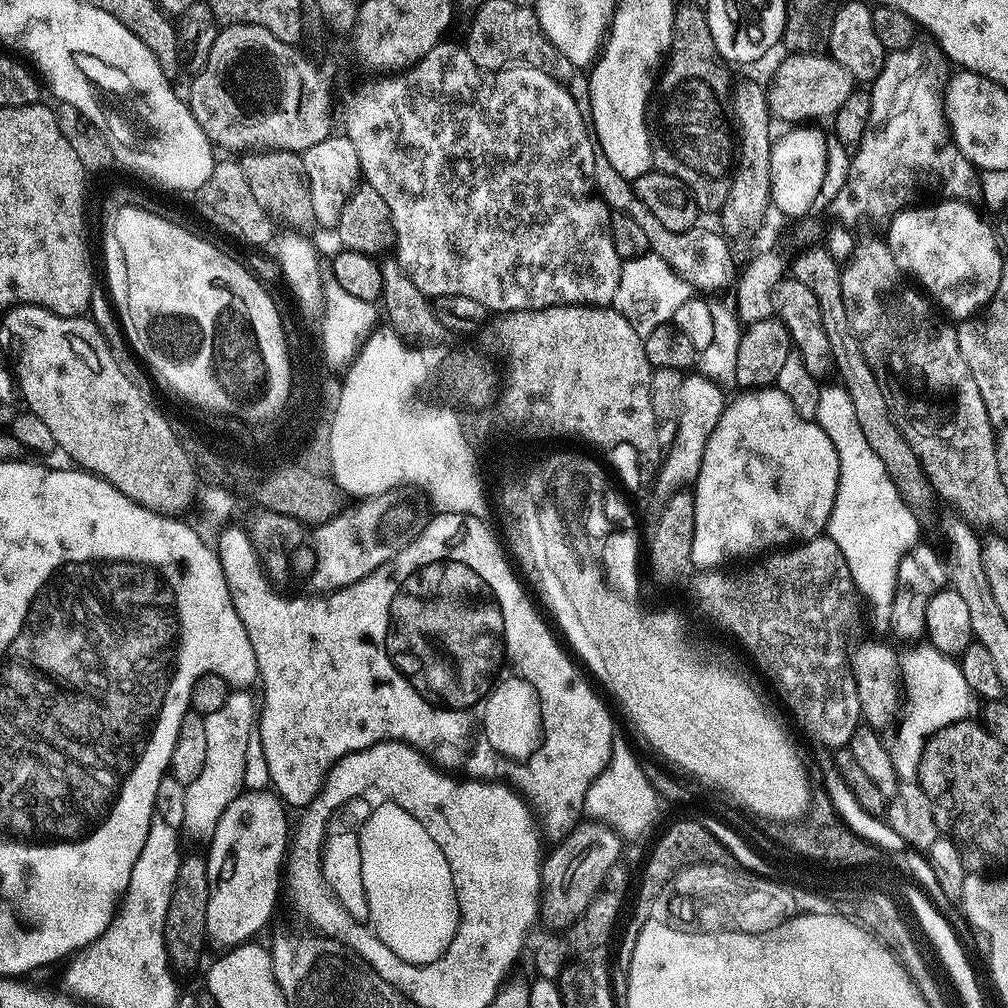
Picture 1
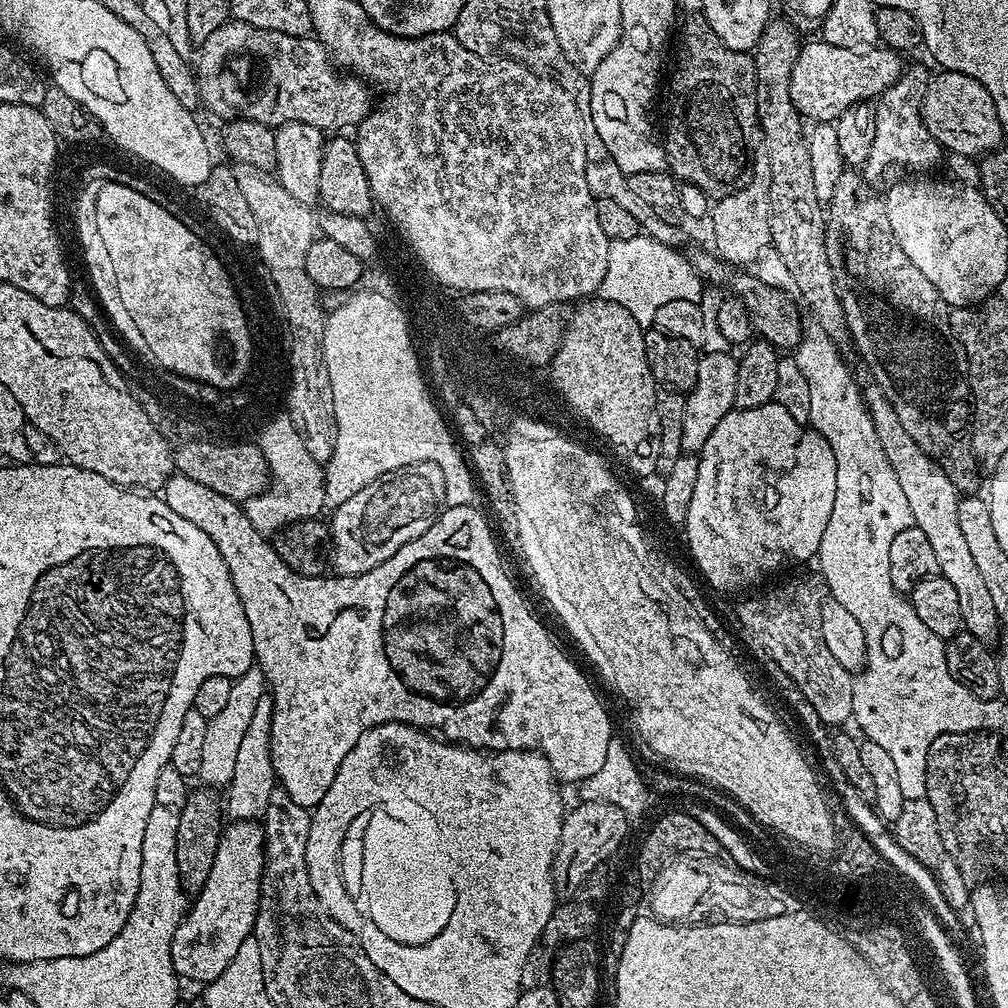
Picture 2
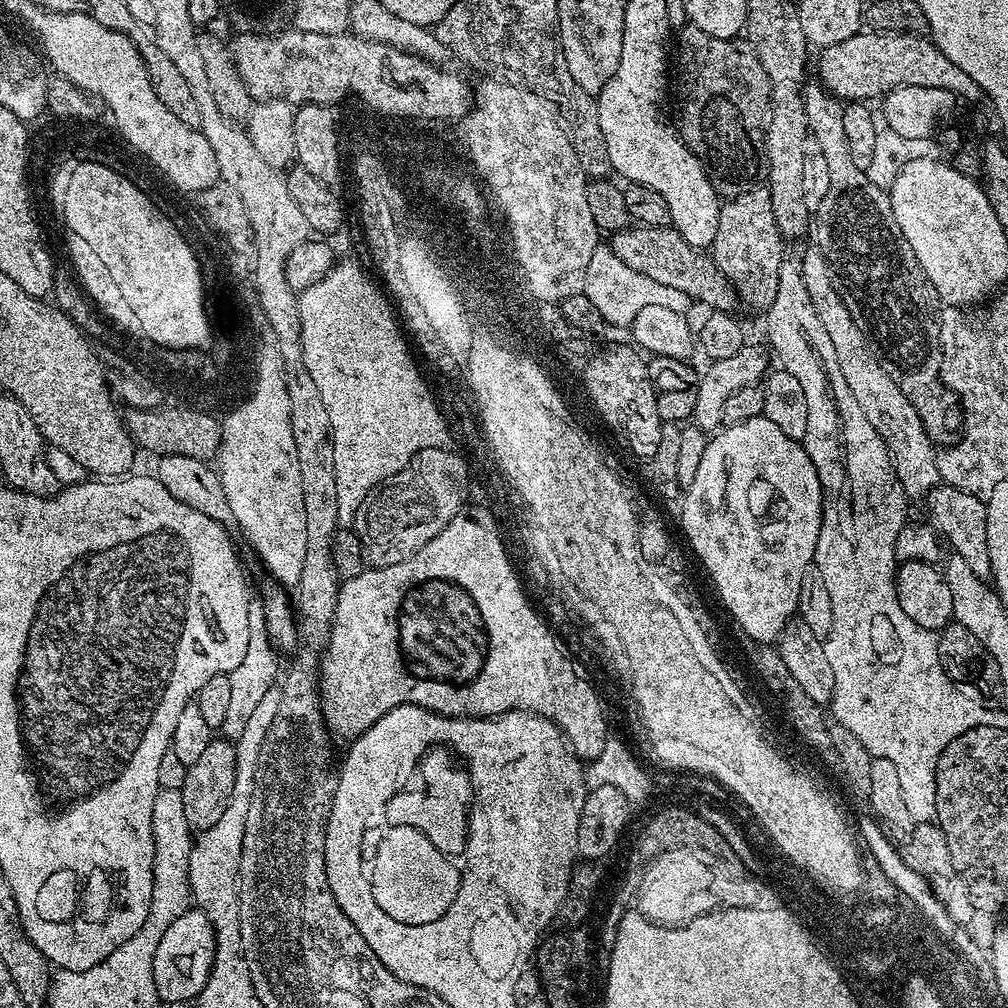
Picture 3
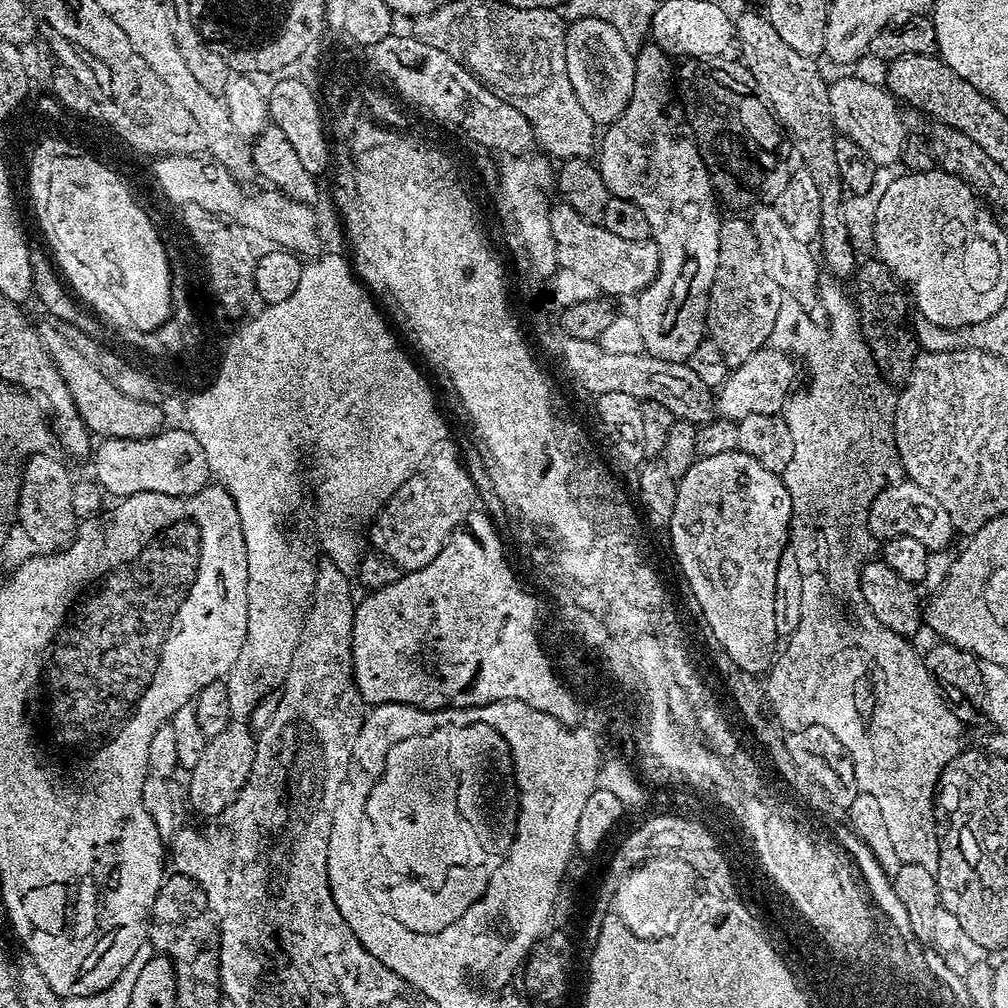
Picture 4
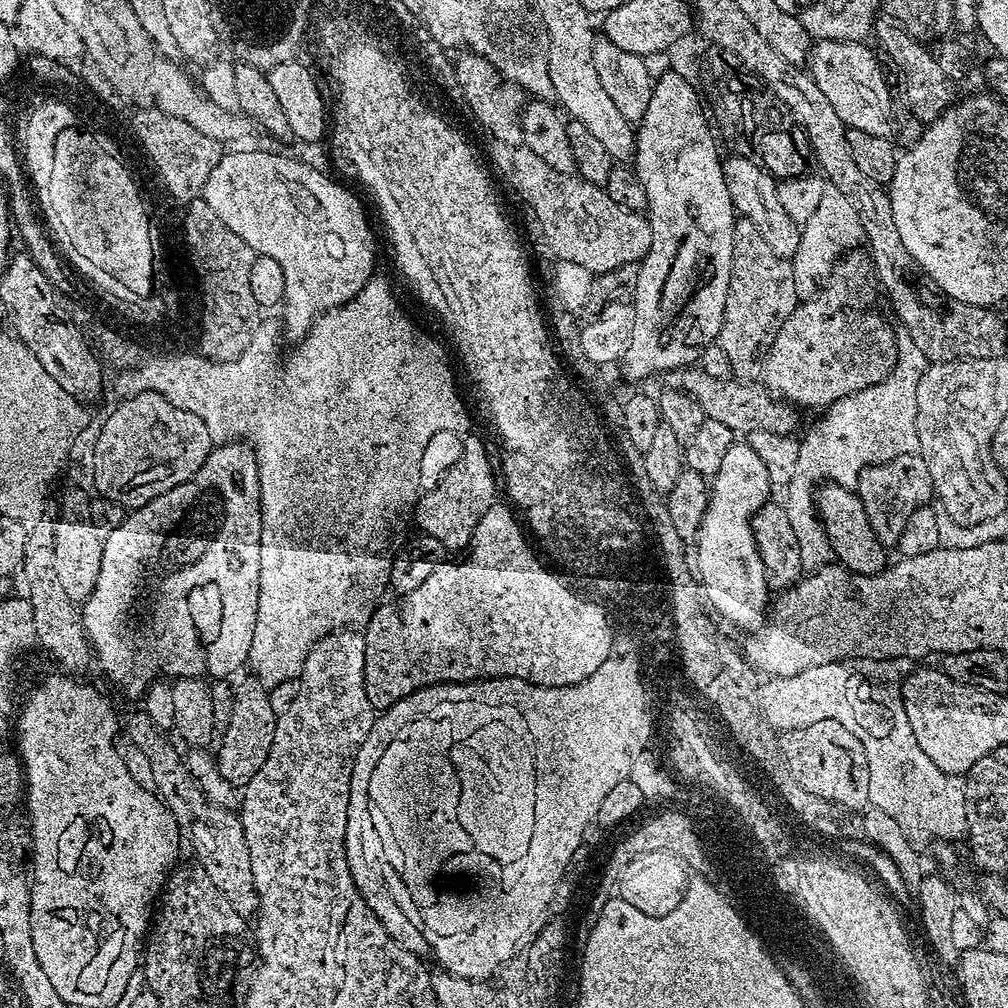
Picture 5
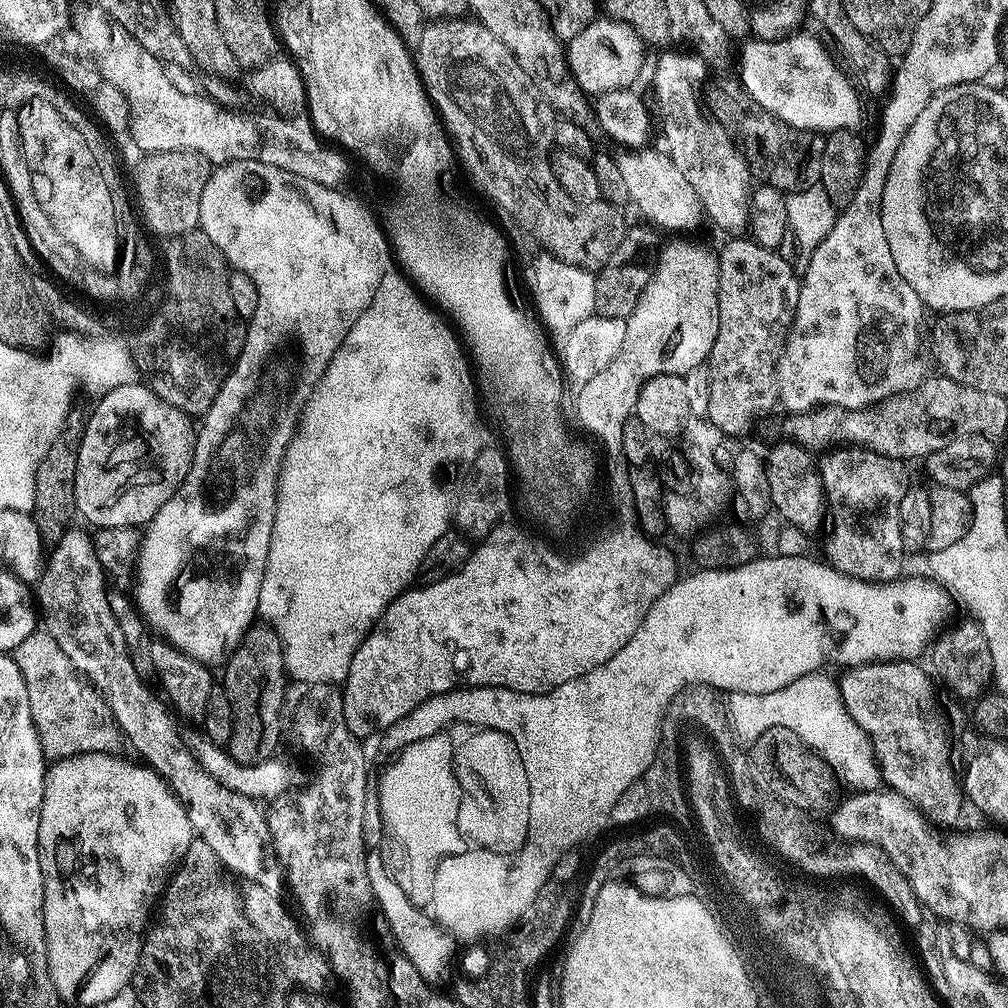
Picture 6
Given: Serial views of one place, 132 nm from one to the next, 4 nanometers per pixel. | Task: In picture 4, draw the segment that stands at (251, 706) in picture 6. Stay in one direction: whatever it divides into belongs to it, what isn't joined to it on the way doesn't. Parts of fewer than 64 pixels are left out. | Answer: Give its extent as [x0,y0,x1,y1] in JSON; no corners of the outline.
[187,720,257,816]

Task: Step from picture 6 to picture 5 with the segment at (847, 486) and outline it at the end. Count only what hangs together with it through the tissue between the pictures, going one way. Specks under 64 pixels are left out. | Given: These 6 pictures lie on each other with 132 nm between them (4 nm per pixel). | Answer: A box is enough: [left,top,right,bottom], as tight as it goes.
[854,454,934,546]

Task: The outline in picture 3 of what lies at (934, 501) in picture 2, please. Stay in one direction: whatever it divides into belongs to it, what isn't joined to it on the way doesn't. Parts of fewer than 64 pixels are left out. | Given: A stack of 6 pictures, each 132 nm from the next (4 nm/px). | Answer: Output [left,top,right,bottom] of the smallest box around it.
[799,246,941,497]

